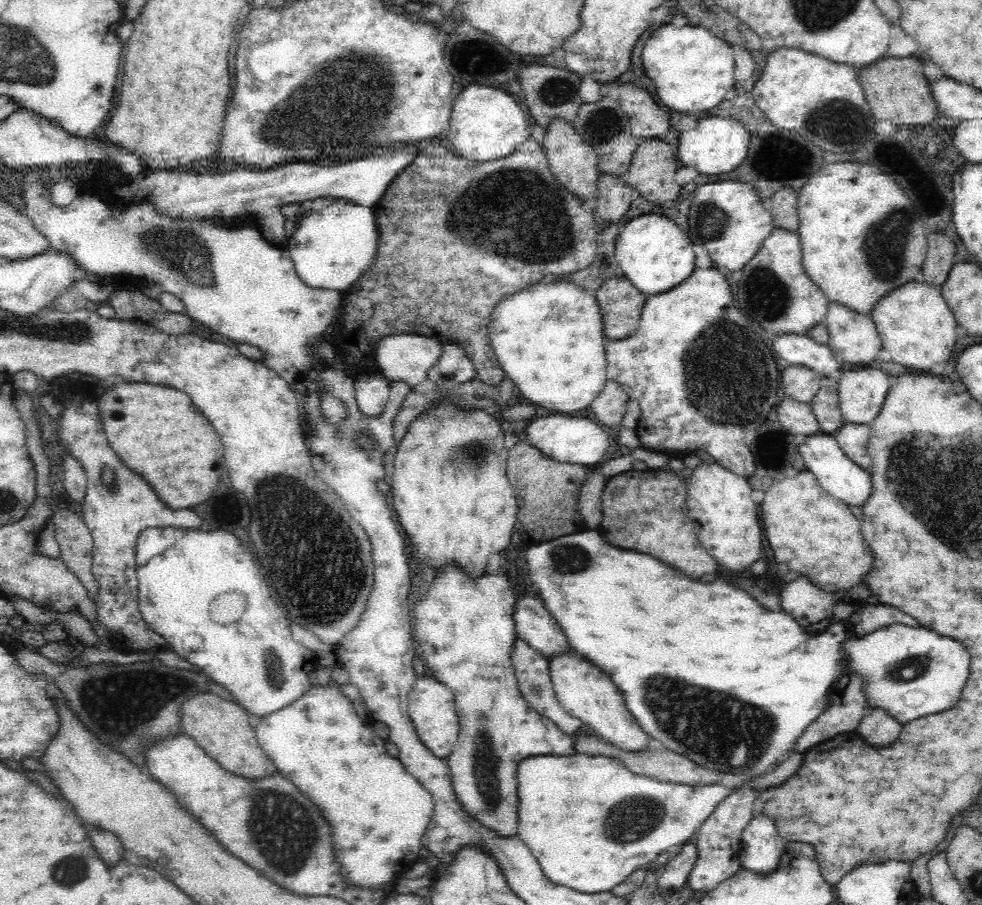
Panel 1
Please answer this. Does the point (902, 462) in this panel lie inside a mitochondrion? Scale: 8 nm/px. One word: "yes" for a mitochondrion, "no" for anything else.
yes

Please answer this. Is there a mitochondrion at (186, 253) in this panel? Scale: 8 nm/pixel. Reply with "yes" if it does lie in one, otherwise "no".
yes

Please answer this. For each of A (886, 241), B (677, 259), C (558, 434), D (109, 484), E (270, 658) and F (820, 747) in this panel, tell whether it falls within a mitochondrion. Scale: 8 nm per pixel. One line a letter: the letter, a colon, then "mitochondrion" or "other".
A: mitochondrion
B: other
C: other
D: mitochondrion
E: mitochondrion
F: other

